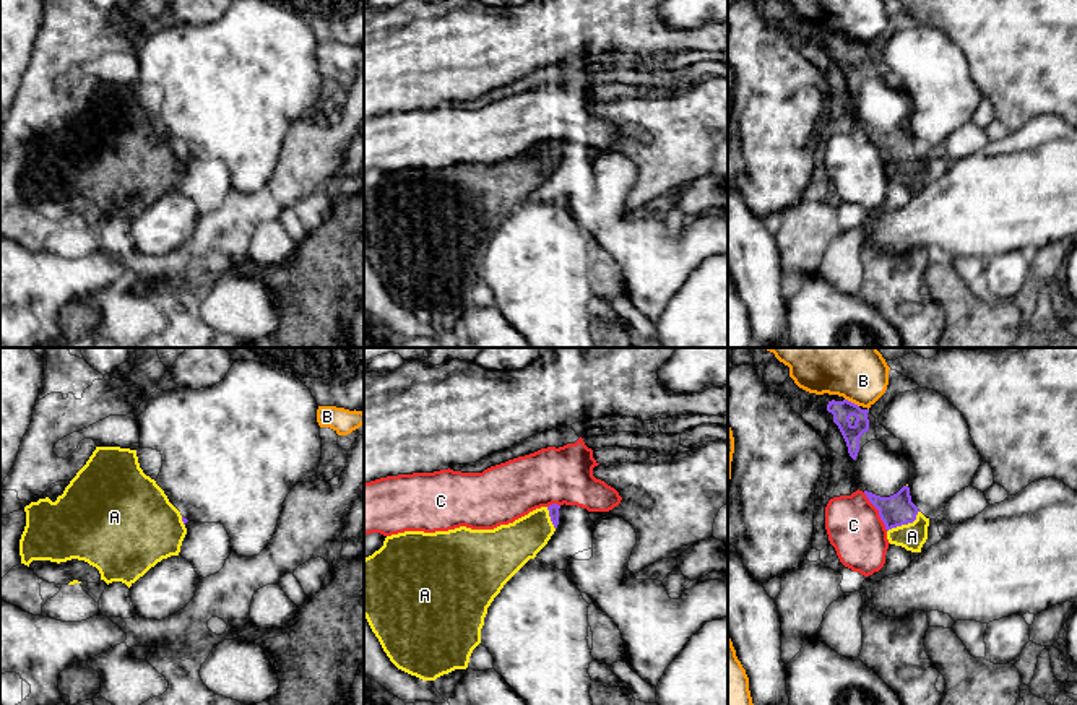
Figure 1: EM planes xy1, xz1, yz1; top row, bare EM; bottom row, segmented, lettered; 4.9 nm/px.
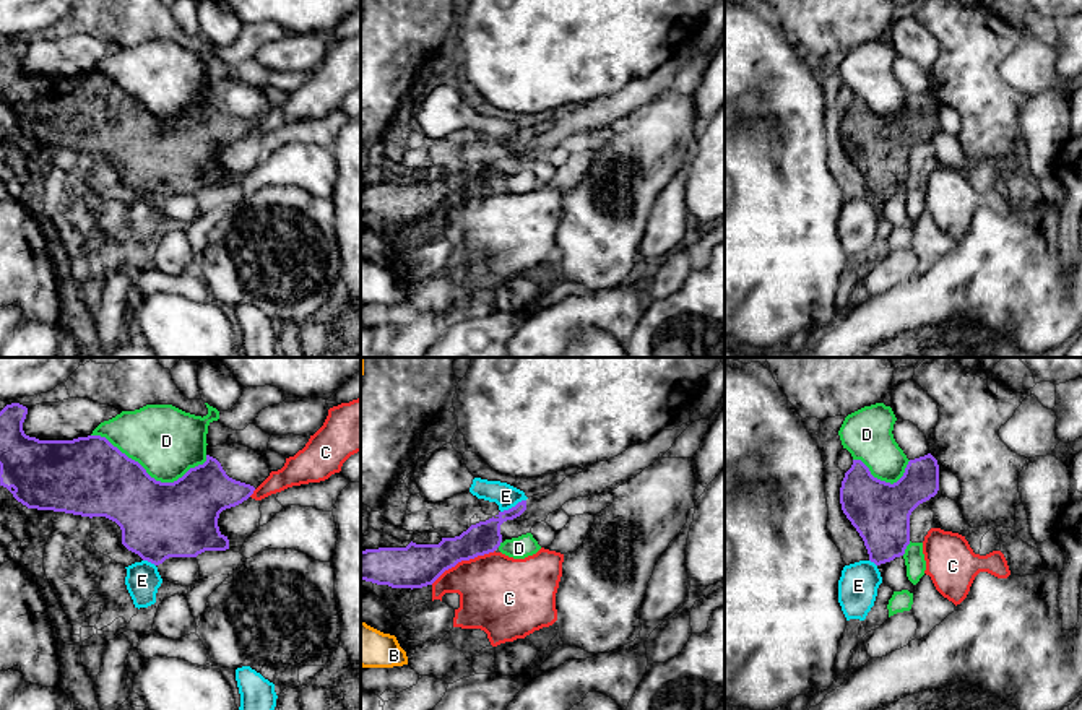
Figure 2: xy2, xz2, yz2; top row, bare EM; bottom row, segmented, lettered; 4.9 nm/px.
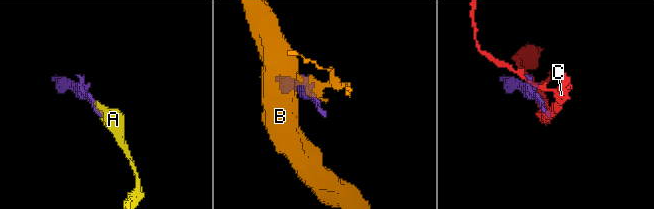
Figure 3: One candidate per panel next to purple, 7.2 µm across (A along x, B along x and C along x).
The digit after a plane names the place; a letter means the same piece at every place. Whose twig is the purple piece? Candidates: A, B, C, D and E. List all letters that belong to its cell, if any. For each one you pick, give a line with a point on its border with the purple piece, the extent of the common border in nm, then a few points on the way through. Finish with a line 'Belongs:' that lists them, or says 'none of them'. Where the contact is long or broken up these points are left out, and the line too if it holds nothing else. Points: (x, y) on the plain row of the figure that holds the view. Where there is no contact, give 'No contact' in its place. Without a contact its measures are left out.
A: Touches purple at yz1 (905, 160). Shared border 190 nm
Belongs: A

